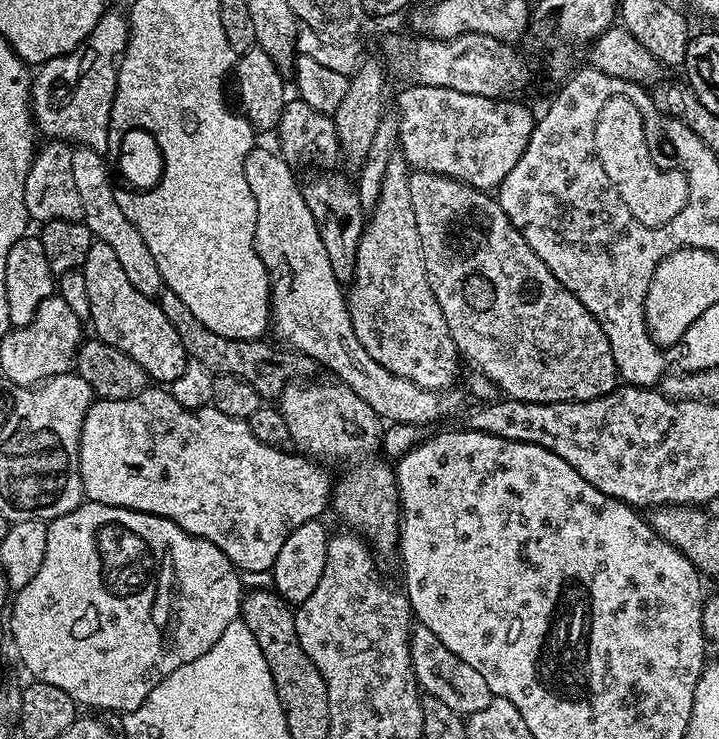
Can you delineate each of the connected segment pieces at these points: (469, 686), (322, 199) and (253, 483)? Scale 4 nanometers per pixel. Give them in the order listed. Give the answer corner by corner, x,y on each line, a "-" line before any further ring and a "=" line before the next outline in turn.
417,623
413,627
408,634
408,645
412,658
412,674
417,685
427,695
446,702
450,710
459,712
461,716
467,718
478,710
486,710
488,703
494,699
490,686
486,686
486,678
482,678
482,674
478,674
474,666
462,662
458,654
450,654
450,650
446,650
446,646
442,646
442,641
431,630
426,630
426,626
=
316,174
313,180
304,180
302,187
306,206
310,206
310,214
314,214
316,225
320,228
322,246
326,246
326,258
330,258
330,266
340,280
341,285
352,283
352,275
356,269
358,242
364,233
366,210
361,206
355,187
351,183
344,184
340,176
332,174
=
149,386
137,396
131,396
125,400
97,399
86,414
80,435
80,477
82,478
84,495
91,503
129,508
135,512
148,512
151,516
161,516
172,520
179,528
186,530
196,539
208,540
214,546
218,546
218,550
222,550
222,554
226,554
226,558
230,558
230,562
236,565
241,573
269,571
273,562
278,558
278,550
282,550
282,545
286,543
286,538
290,538
290,534
294,534
294,530
298,530
298,526
302,526
302,522
320,520
323,517
324,508
326,512
329,507
334,487
333,477
328,477
327,470
329,471
323,463
313,462
303,454
266,446
266,442
258,442
258,438
254,438
247,420
230,418
211,406
199,409
199,411
187,408
173,398
171,391
160,386

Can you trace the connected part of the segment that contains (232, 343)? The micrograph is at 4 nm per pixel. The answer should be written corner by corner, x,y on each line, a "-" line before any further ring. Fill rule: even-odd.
167,290
161,291
158,303
162,314
166,314
166,318
170,321
170,326
174,326
178,338
182,338
182,346
191,359
202,362
214,374
237,376
242,378
242,382
250,382
250,386
254,386
254,390
258,390
258,394
262,398
268,398
268,396
276,398
283,392
286,377
284,377
283,370
275,364
276,352
267,344
267,339
222,338
222,334
214,334
214,330
202,326
202,322
198,322
198,318
194,318
194,314
190,314
186,302
182,302
182,298
178,298
178,294

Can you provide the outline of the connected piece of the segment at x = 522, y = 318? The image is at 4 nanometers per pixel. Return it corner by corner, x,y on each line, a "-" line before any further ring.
413,171
409,175
410,182
410,206
414,206
414,222
418,222
418,238
420,239
420,253
426,266
426,274
430,282
430,290
434,290
434,298
438,306
442,306
442,314
446,318
448,332
454,338
456,351
465,361
468,360
476,367
479,375
487,378
497,389
504,391
503,395
509,400
521,400
522,402
534,402
535,404
553,404
554,402
574,402
575,400
593,400
602,398
606,394
616,391
620,372
616,368
614,350
610,348
610,342
602,330
602,326
578,302
578,298
538,258
538,254
532,252
531,246
522,238
520,231
512,225
510,218
502,210
499,199
489,194
483,188
472,188
460,180
451,180
448,176
439,176
436,172

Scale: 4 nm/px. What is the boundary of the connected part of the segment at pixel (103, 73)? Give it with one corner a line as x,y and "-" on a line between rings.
109,10
98,22
98,26
94,26
91,34
74,50
39,65
37,72
40,73
35,73
30,101
30,115
39,135
41,132
44,138
55,138
101,154
107,153
110,110
114,106
116,93
116,70
124,49
128,47
128,22
129,17
125,13
123,16
120,12

